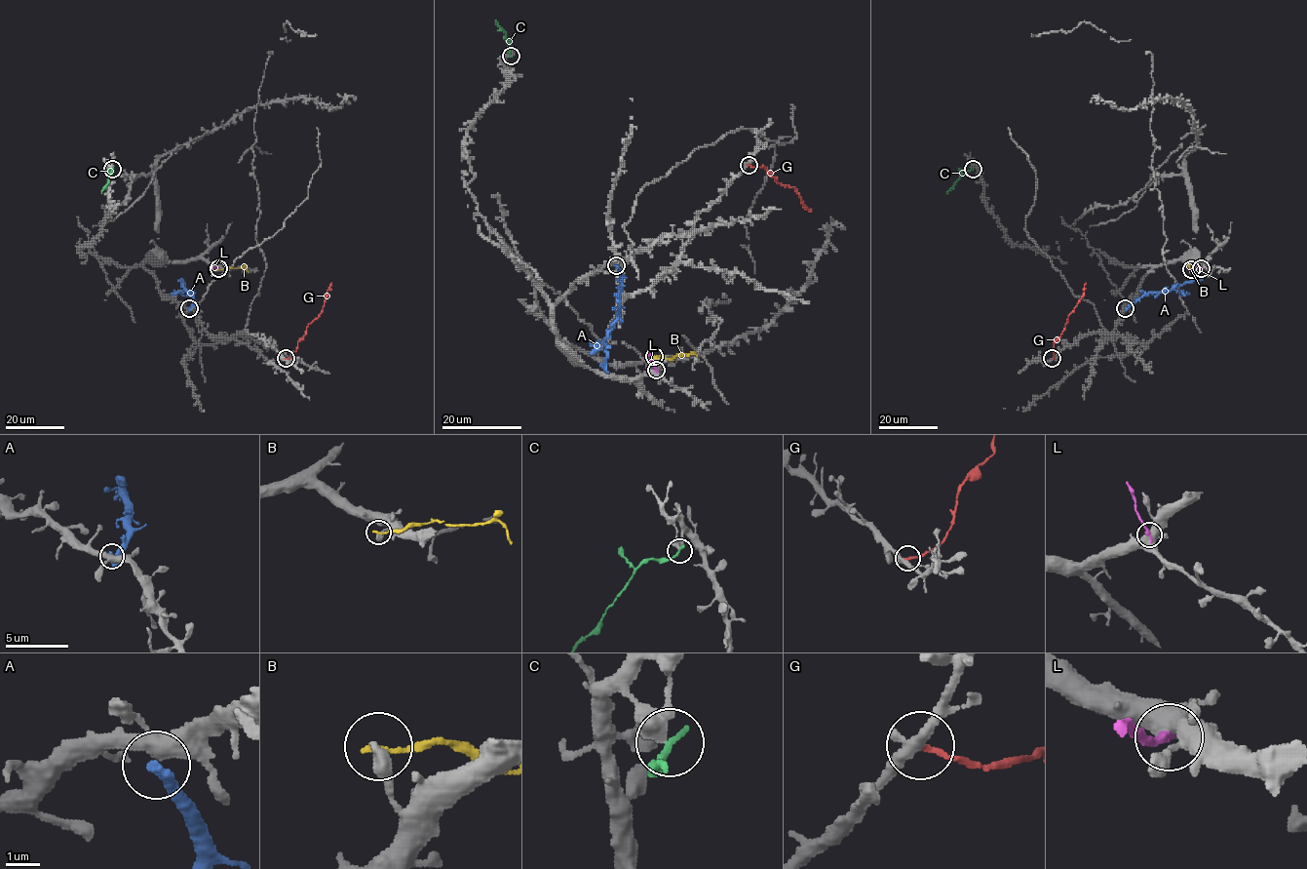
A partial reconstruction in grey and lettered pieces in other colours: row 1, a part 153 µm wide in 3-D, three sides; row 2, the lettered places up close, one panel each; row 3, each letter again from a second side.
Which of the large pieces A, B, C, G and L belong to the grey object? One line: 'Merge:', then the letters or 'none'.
Merge: none

